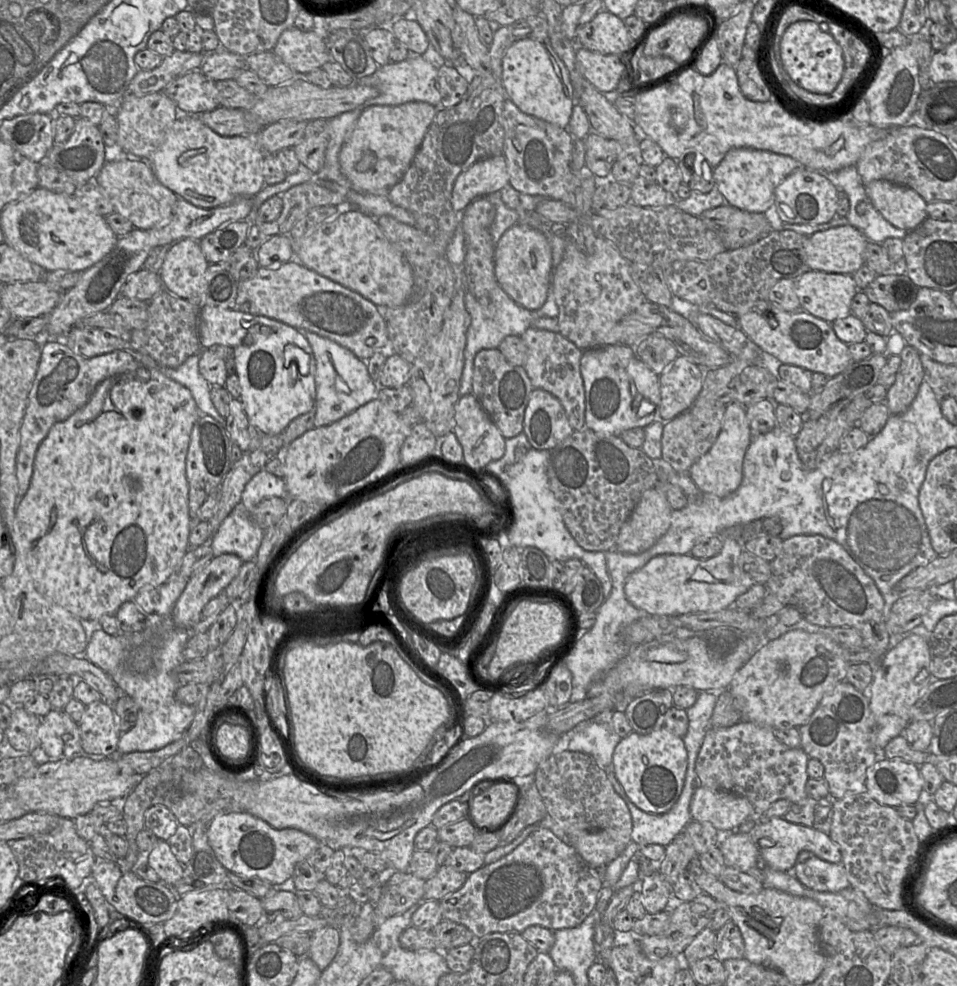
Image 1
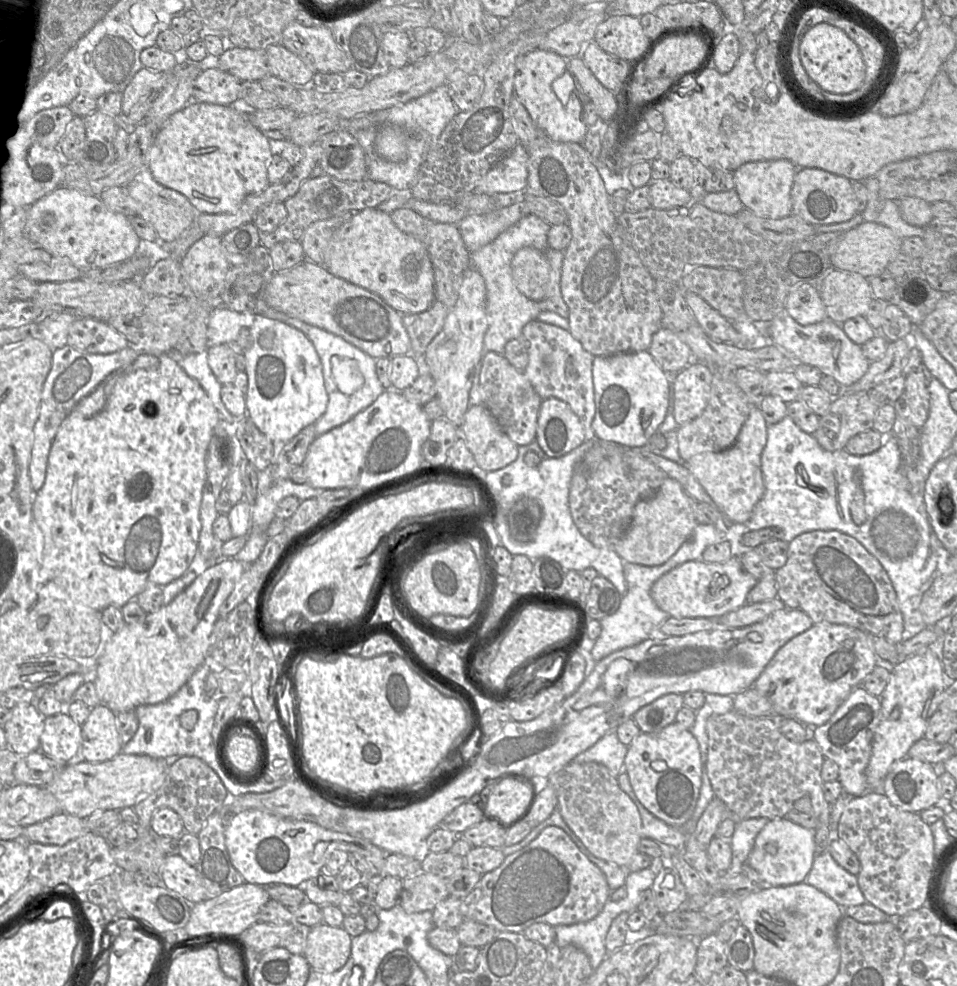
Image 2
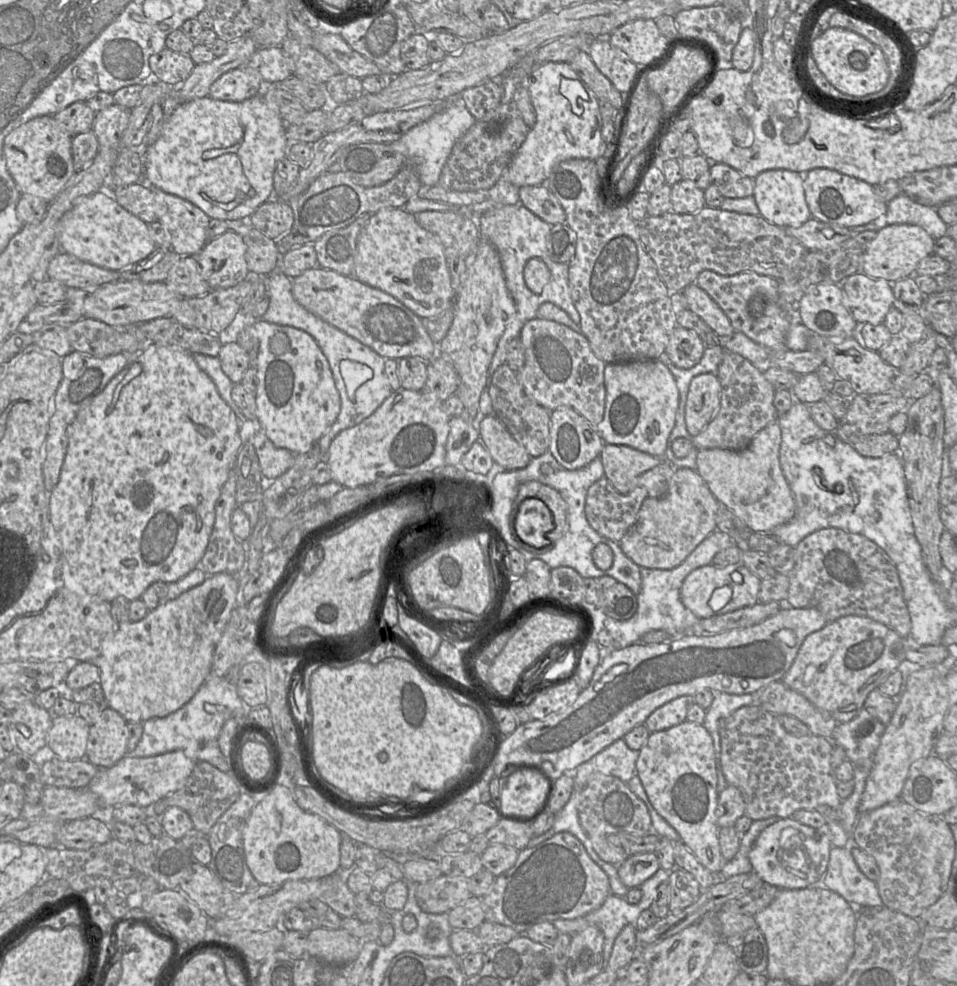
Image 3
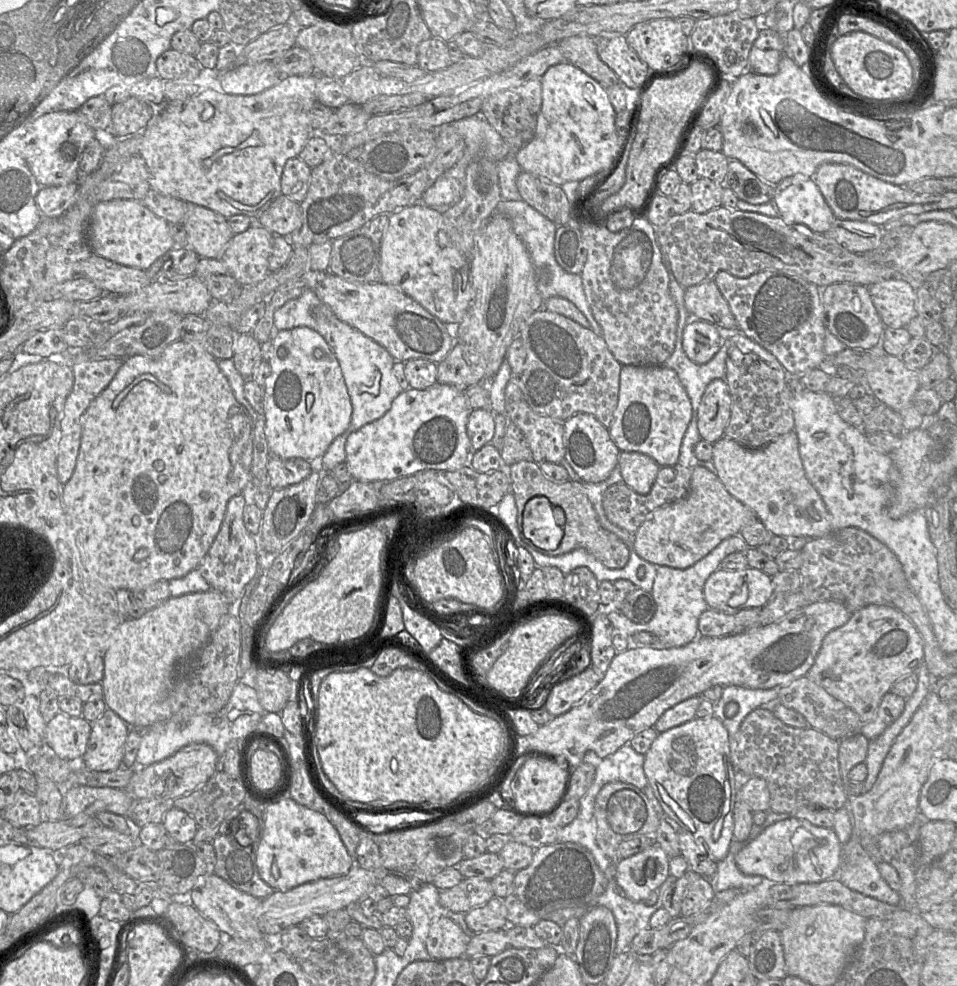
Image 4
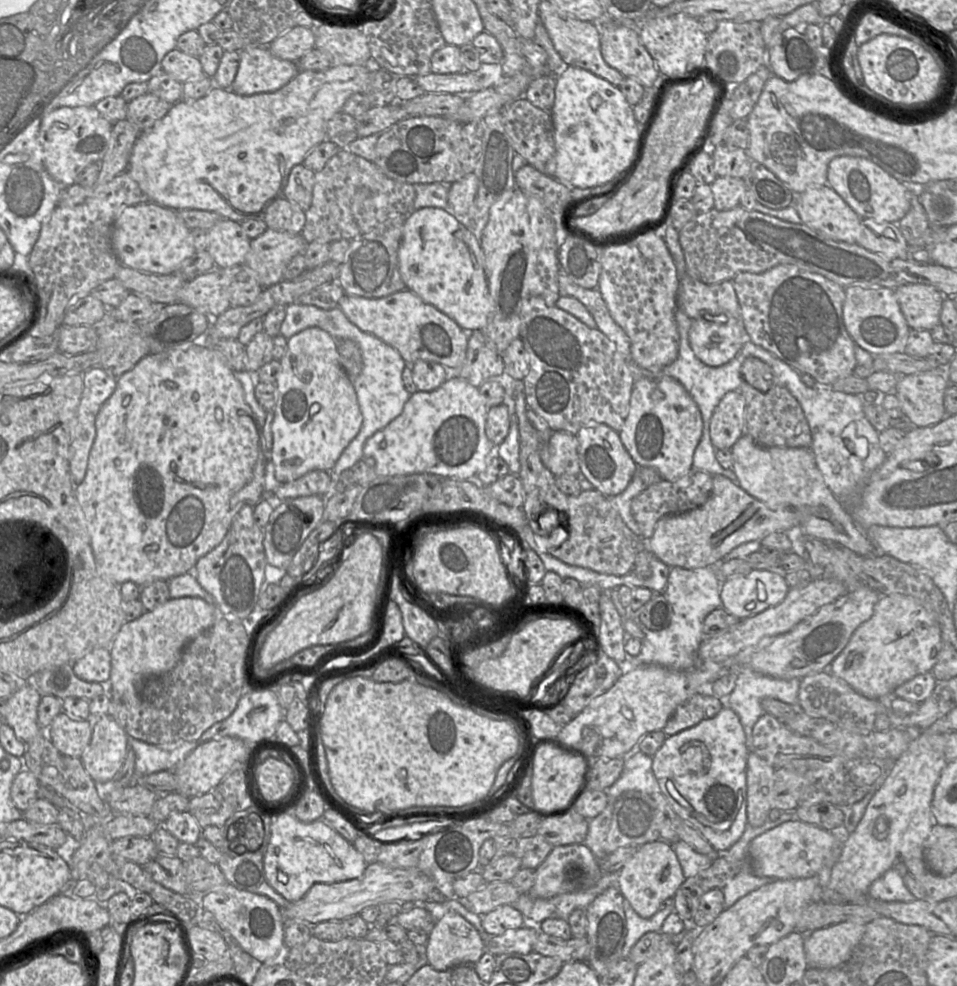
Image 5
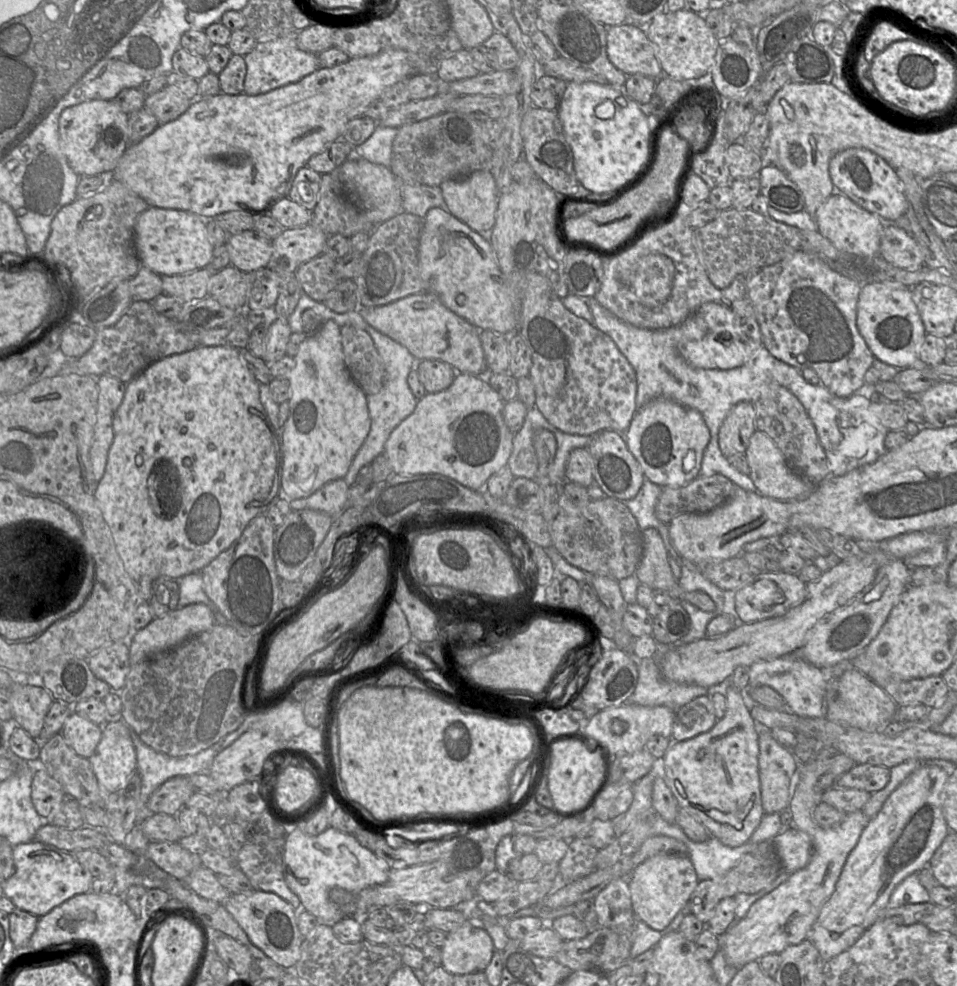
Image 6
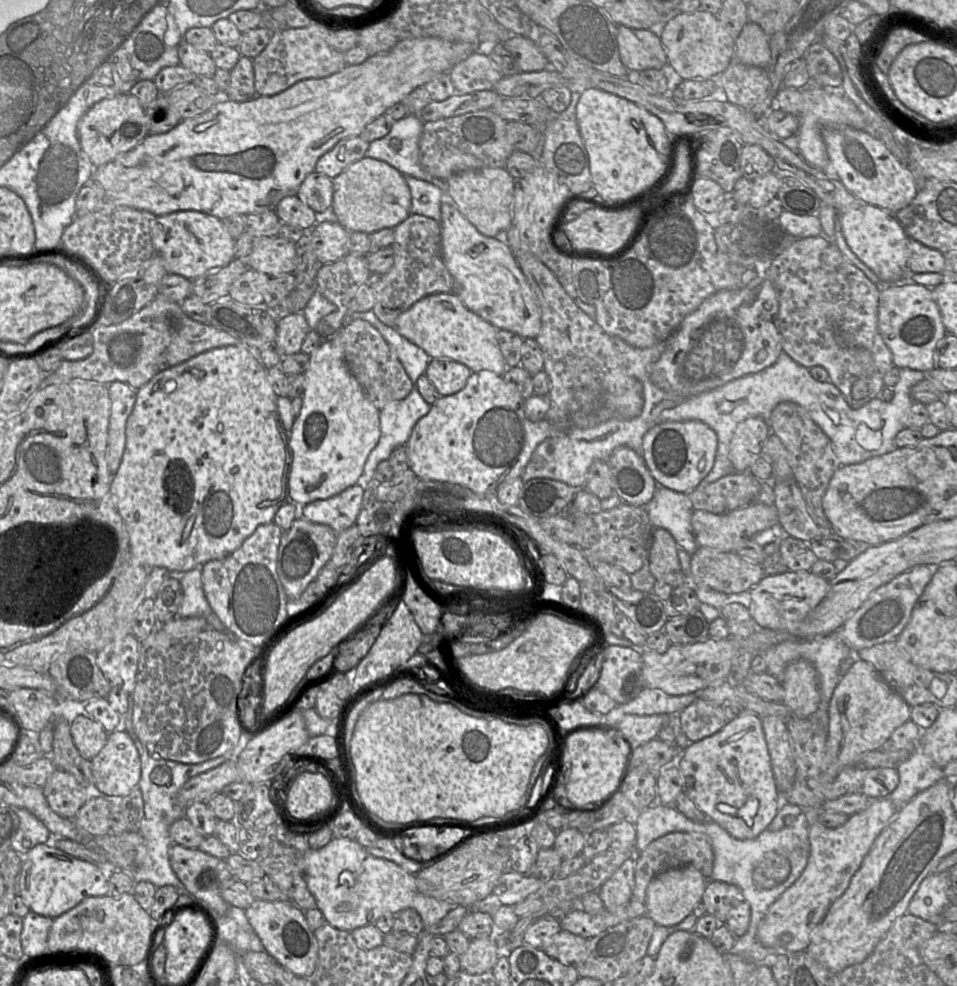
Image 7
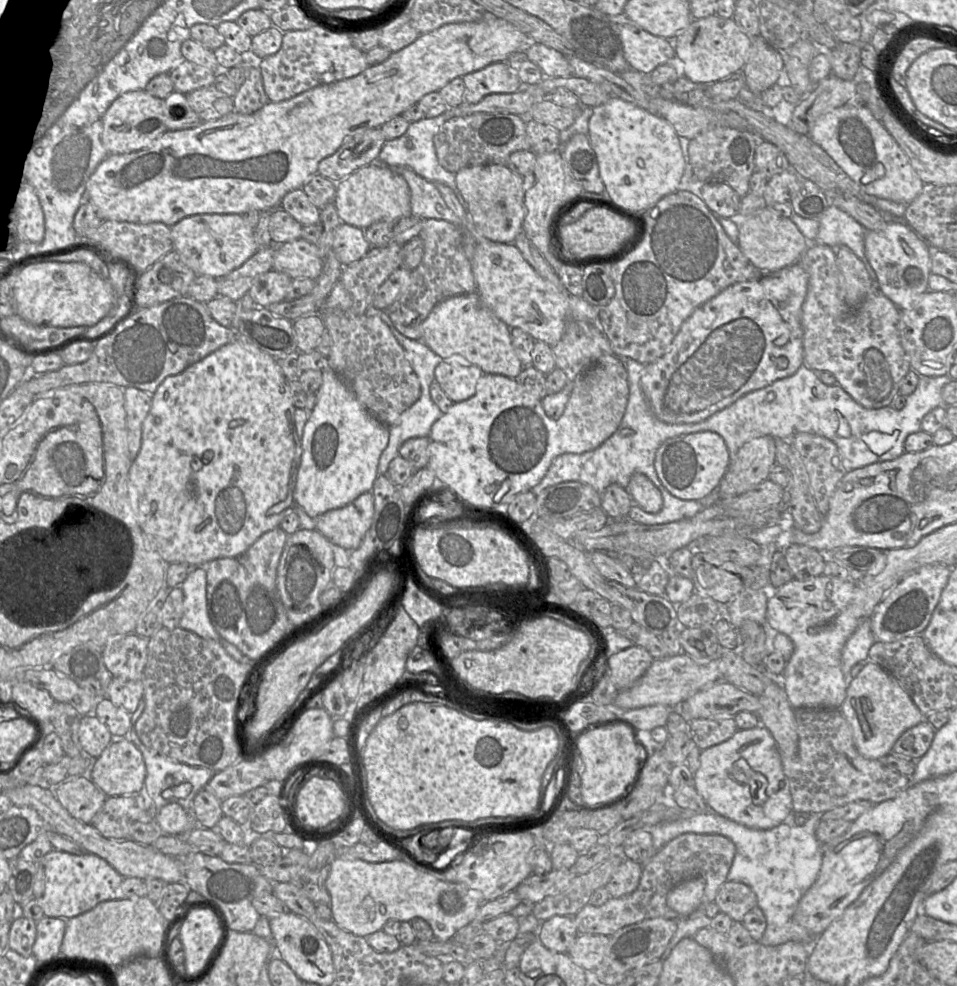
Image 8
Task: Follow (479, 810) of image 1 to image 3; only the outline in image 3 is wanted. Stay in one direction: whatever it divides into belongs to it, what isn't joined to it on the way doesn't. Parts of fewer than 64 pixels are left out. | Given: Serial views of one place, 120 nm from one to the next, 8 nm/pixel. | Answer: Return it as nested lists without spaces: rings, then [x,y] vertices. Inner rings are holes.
[[[509,769],[500,780],[498,811],[502,817],[529,816],[542,804],[548,780],[536,770]]]

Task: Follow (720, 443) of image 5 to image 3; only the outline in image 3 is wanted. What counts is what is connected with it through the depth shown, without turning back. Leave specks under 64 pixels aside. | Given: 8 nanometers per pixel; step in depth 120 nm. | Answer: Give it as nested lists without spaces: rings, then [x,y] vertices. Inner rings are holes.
[[[713,373],[695,376],[685,403],[685,423],[689,435],[699,434],[711,421],[720,405],[721,386]]]

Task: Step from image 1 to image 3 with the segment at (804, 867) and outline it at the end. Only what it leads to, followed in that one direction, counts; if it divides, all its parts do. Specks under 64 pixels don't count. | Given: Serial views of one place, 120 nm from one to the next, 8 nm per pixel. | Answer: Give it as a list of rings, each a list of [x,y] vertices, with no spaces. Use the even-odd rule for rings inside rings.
[[[834,820],[826,821],[826,824],[819,829],[826,830],[826,834],[828,834],[832,843],[827,870],[821,880],[821,885],[839,894],[851,905],[868,909],[882,908],[884,905],[876,882],[867,878],[860,871],[852,856],[850,834],[844,831],[840,822]]]

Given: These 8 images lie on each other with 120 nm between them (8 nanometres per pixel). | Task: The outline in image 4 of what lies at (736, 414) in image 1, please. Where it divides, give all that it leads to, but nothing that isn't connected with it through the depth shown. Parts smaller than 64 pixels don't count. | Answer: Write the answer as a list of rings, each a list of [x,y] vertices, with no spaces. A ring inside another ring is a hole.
[[[794,431],[759,449],[746,448],[722,437],[713,443],[711,462],[726,490],[750,508],[774,536],[813,539],[835,531],[831,514],[806,477]]]

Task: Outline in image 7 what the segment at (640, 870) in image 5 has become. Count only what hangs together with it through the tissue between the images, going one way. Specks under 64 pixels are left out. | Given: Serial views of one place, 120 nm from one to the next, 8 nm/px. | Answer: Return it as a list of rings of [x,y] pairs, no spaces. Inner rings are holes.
[[[693,866],[669,869],[656,875],[646,889],[646,916],[652,919],[656,926],[675,926],[693,913],[701,903],[706,888],[707,879]]]

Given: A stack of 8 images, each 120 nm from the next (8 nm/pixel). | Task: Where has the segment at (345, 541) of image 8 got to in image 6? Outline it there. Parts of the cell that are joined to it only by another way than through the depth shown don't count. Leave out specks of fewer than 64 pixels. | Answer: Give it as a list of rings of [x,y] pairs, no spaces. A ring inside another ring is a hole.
[[[343,478],[325,483],[308,497],[289,501],[292,510],[314,509],[338,514],[347,506],[349,485]]]

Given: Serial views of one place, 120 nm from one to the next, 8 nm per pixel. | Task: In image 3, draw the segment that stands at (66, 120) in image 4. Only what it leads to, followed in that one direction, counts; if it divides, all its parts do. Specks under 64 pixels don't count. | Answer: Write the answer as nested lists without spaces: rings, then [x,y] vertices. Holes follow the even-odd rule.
[[[39,116],[10,132],[4,140],[7,169],[22,194],[31,194],[51,203],[69,184],[76,171],[72,158],[72,136],[61,129],[53,116]]]

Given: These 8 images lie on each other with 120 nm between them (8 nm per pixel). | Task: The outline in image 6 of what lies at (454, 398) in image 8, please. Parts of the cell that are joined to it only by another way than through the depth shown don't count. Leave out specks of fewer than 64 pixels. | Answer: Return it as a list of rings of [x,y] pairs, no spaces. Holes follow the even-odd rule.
[[[435,359],[417,361],[415,369],[426,393],[437,393],[447,389],[457,374],[450,364]]]

